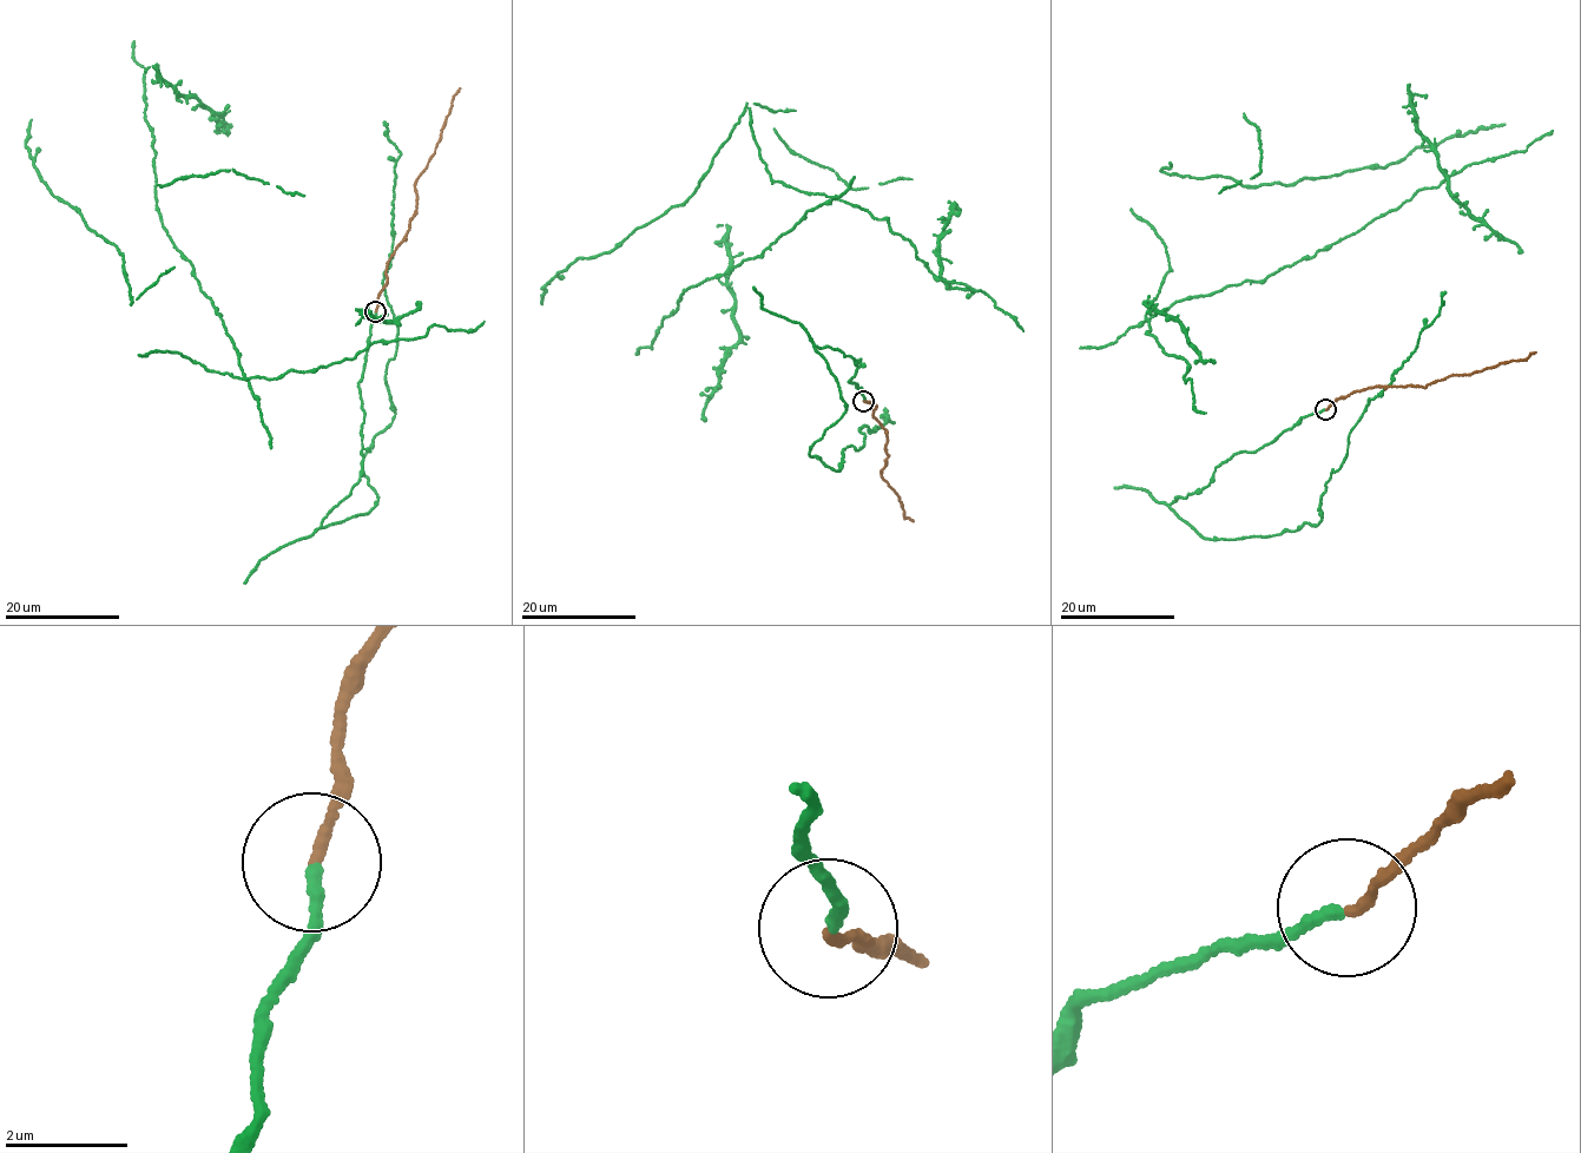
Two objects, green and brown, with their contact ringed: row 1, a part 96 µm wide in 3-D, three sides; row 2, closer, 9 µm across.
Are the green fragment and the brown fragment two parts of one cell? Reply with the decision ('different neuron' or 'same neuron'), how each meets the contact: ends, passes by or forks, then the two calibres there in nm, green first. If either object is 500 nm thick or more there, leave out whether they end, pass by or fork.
same neuron | green ends | brown ends | 180/150 nm

